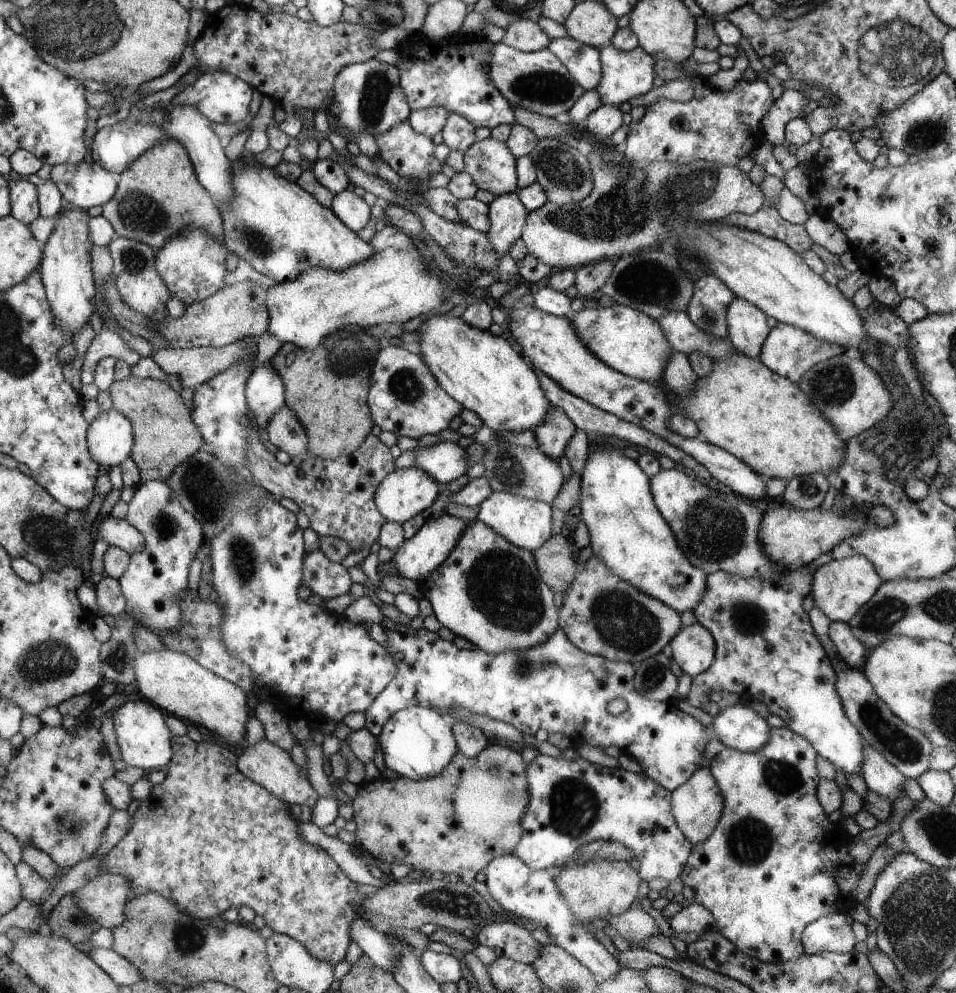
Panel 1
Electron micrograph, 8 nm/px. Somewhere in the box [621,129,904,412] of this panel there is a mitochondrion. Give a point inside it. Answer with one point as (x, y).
(697, 186)

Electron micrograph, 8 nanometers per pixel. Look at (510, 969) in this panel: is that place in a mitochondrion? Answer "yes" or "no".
no

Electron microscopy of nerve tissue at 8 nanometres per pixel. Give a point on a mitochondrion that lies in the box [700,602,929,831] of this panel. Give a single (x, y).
(892, 739)

